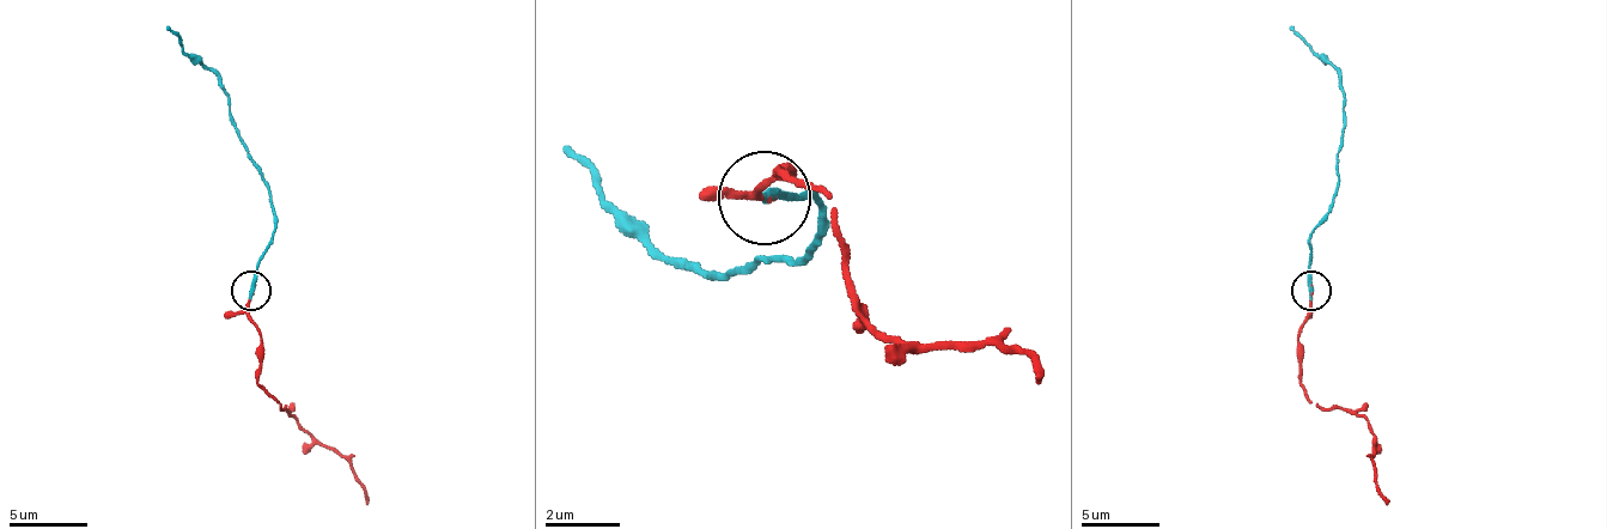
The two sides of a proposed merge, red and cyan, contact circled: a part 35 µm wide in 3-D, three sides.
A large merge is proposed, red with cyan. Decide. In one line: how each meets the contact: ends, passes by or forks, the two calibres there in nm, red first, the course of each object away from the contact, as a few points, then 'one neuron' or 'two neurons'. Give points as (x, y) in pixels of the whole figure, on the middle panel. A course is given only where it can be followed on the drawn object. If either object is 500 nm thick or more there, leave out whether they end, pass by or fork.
red ends there; cyan ends there; 130 nm thick on the red side, 320 nm on the other; red runs (766, 195), (758, 195), (785, 168), (832, 205), (850, 306), (878, 335), (1017, 345), (1036, 382); cyan runs (766, 195), (822, 205), (804, 261), (683, 269), (562, 149); one neuron

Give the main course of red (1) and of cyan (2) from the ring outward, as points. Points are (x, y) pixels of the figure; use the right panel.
1: (1310, 293), (1310, 317), (1298, 333), (1298, 384), (1314, 403), (1357, 412), (1369, 423), (1373, 482), (1388, 505)
2: (1310, 290), (1314, 227), (1338, 180), (1341, 78), (1291, 26)

